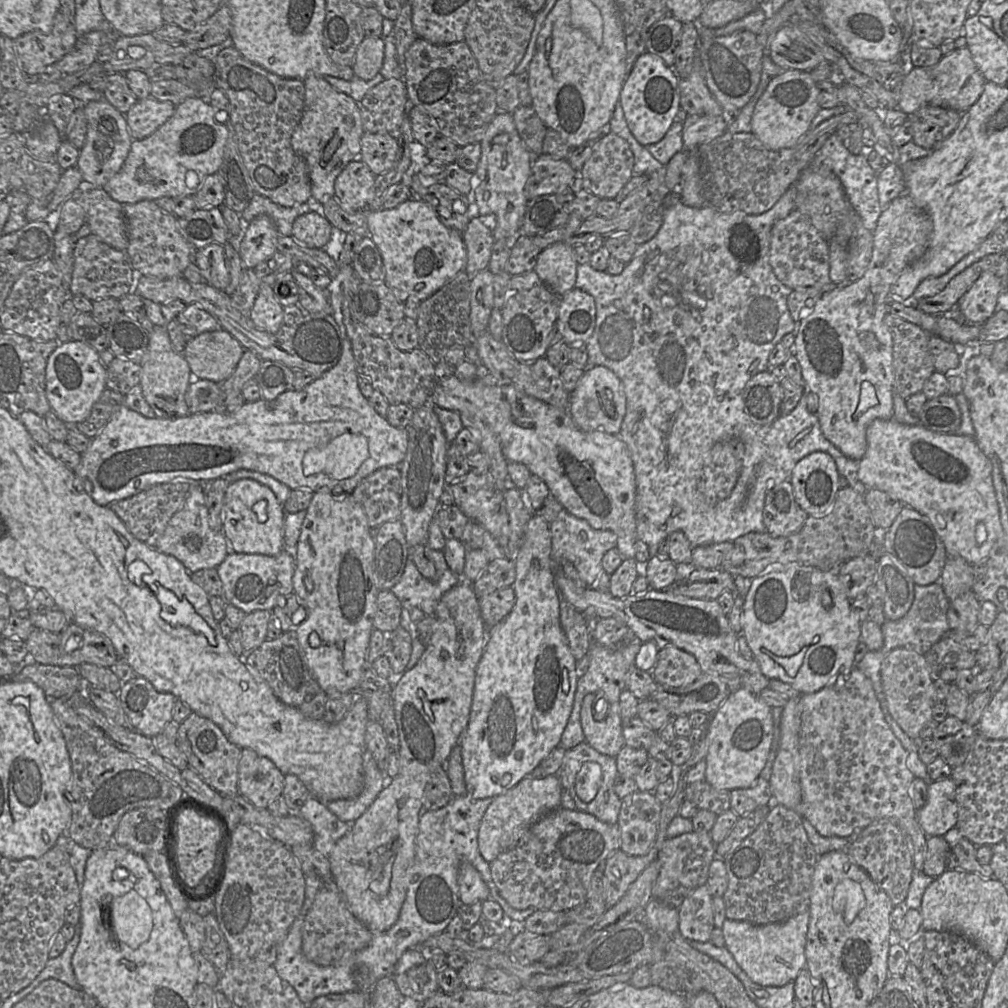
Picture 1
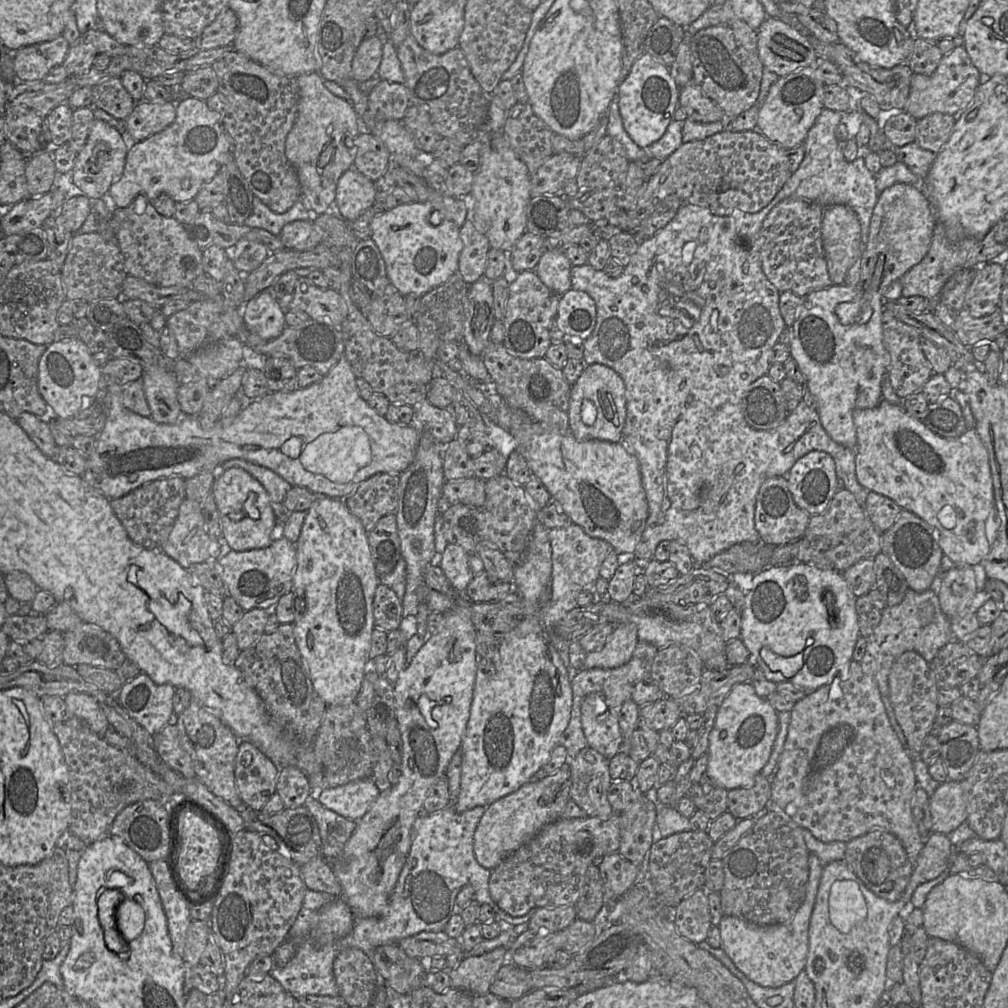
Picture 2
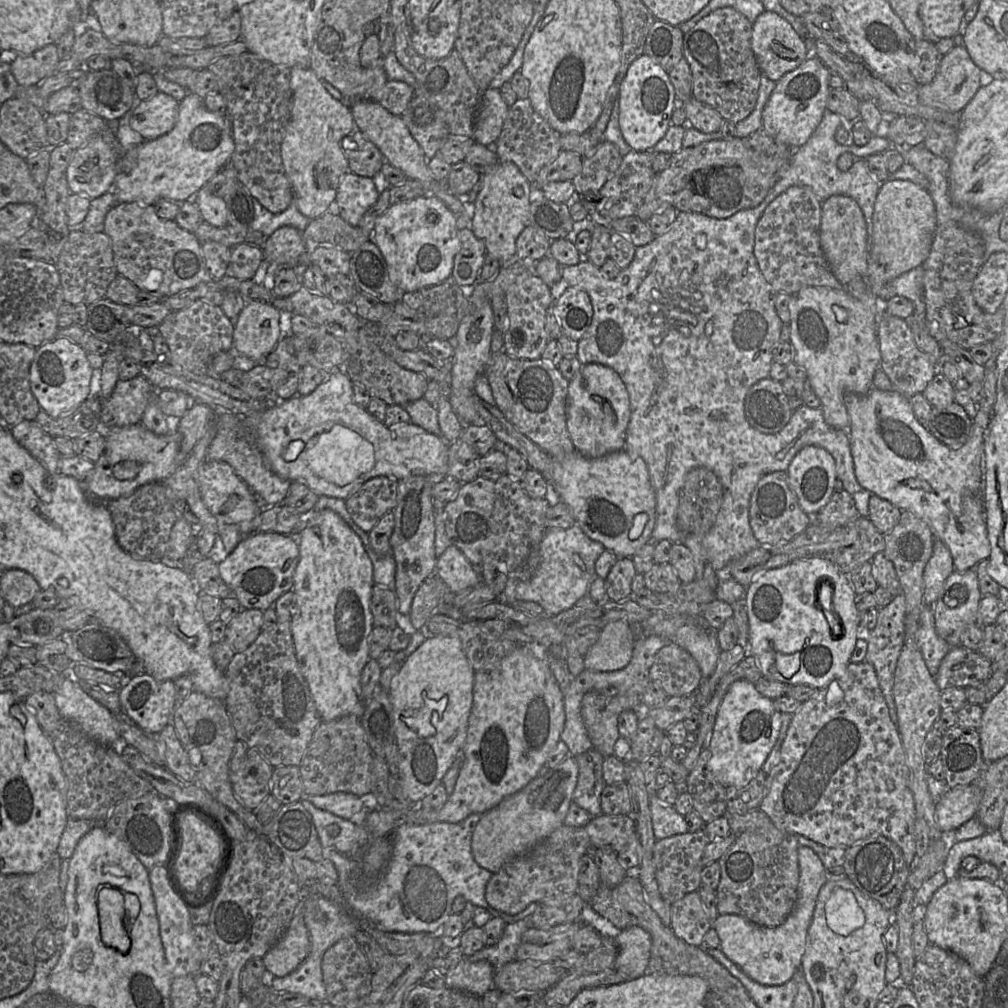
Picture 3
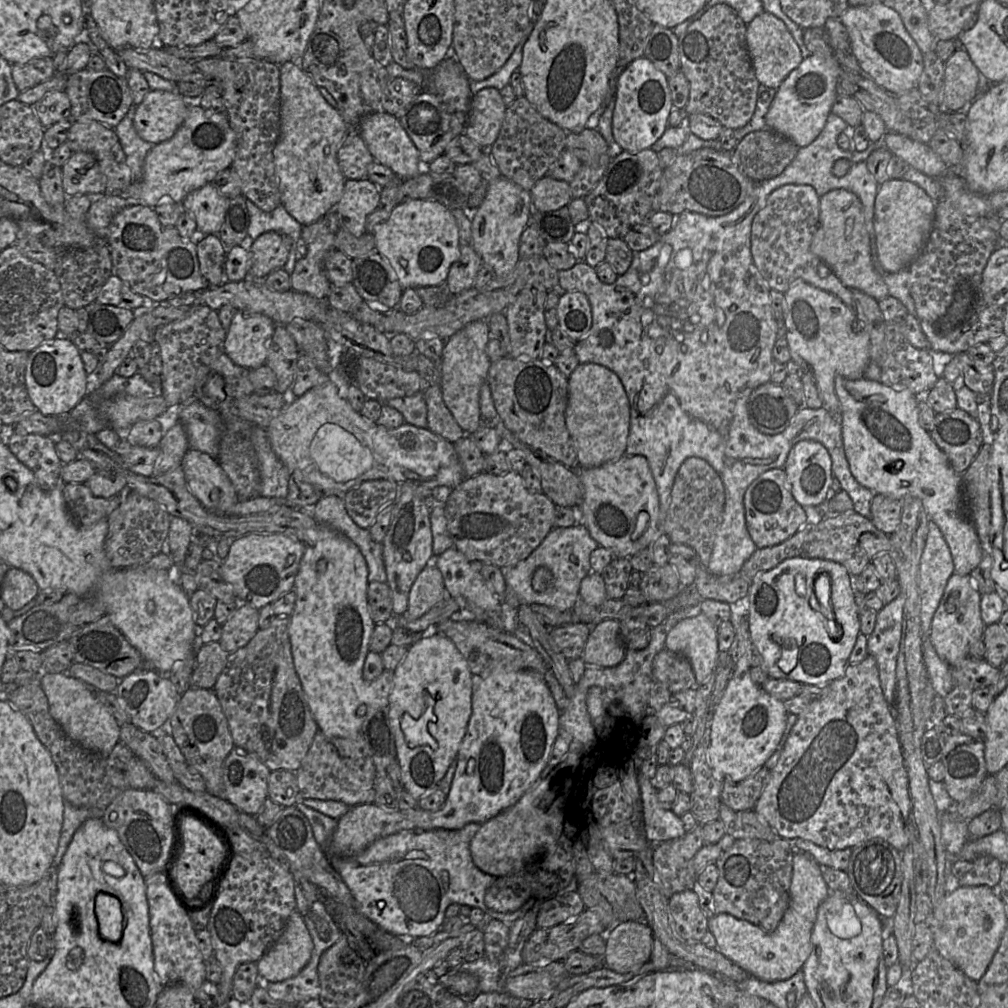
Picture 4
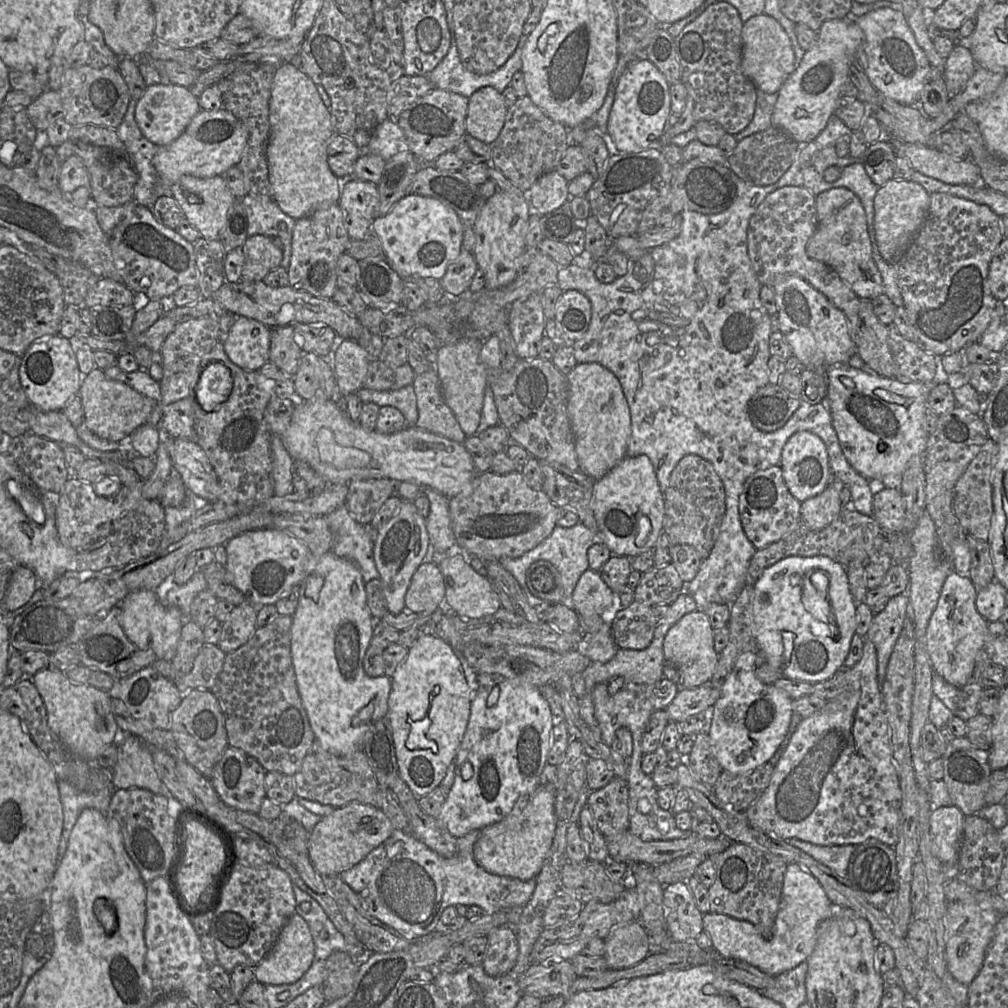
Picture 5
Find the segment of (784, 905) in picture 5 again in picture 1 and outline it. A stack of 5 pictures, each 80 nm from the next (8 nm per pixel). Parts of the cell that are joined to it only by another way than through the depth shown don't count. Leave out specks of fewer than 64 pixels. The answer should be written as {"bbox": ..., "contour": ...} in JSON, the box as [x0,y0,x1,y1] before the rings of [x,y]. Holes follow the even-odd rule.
{"bbox":[721,910,809,986],"contour":[[[809,910],[798,913],[784,922],[764,925],[725,918],[721,927],[724,947],[754,983],[761,986],[783,986],[793,982],[806,965],[808,923]]]}

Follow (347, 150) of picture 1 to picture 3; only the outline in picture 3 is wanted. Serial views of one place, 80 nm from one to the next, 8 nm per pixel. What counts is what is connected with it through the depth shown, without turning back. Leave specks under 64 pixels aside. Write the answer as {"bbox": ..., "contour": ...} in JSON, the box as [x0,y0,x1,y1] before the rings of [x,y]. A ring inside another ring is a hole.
{"bbox":[281,66,355,220],"contour":[[[298,66],[290,68],[290,86],[292,90],[291,117],[281,142],[281,158],[298,210],[313,220],[328,212],[330,203],[335,200],[341,176],[349,171],[348,161],[341,149],[341,139],[353,131],[355,123],[351,108],[334,99],[312,69]]]}

